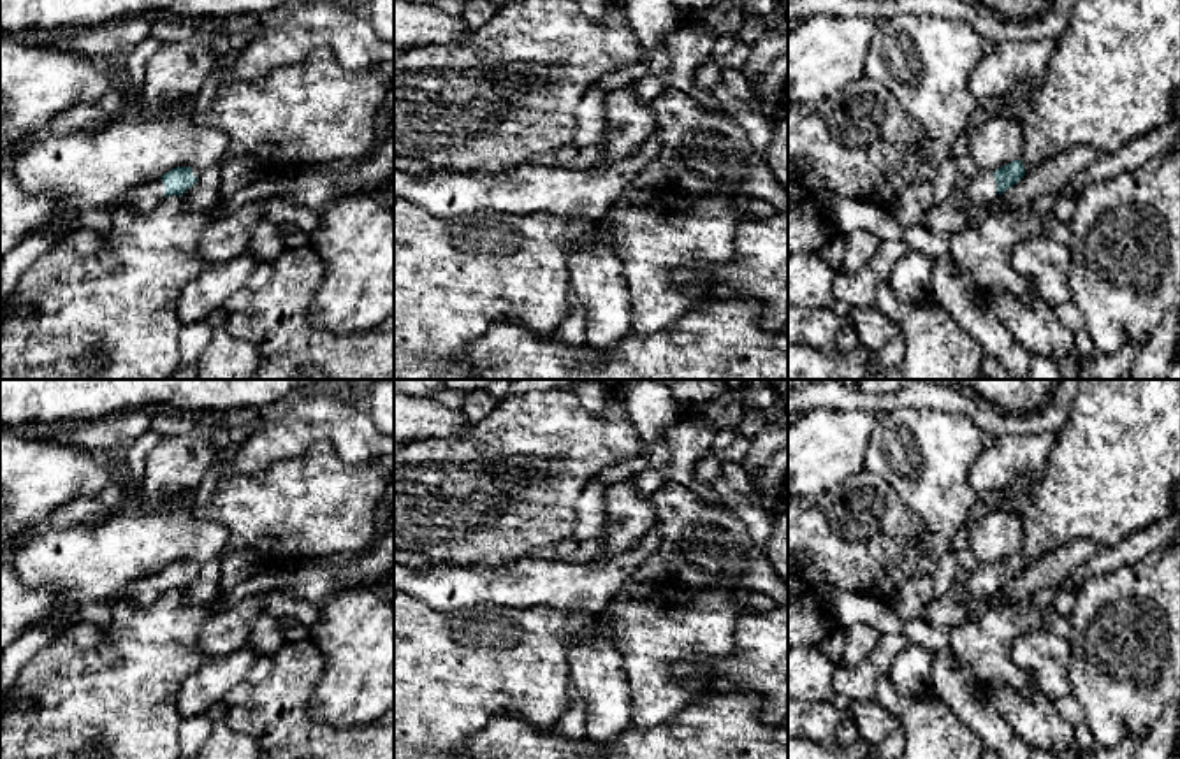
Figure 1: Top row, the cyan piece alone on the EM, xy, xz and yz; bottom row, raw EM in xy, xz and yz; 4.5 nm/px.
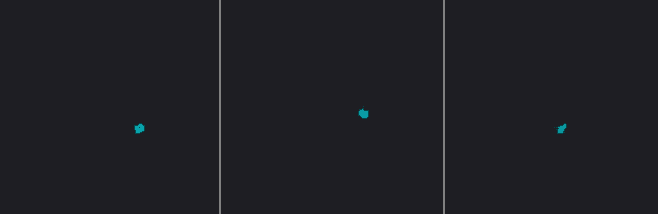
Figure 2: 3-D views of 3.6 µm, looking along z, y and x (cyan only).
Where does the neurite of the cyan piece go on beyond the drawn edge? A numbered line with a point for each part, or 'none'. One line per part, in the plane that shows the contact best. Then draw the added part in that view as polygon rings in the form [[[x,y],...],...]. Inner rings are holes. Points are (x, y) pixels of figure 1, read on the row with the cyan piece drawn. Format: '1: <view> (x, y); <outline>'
1: xy (145, 197); [[[160,179],[149,184],[142,184],[137,190],[130,190],[120,200],[102,207],[86,207],[79,213],[79,228],[90,228],[98,234],[107,234],[111,228],[111,214],[118,204],[123,204],[134,211],[151,211],[165,197],[165,184]]]
2: yz (982, 185); [[[978,169],[969,177],[958,174],[953,190],[960,190],[962,193],[980,200],[997,199],[999,192],[994,172],[995,169]]]

